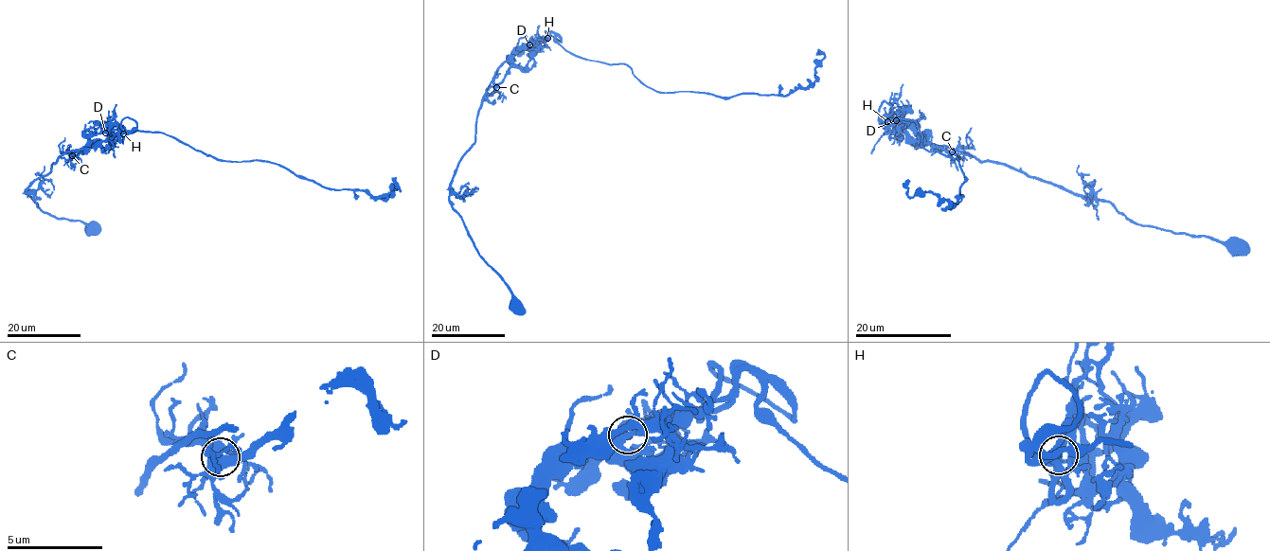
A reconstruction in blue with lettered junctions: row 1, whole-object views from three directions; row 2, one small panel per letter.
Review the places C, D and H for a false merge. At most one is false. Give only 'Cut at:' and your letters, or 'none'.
Cut at: none

